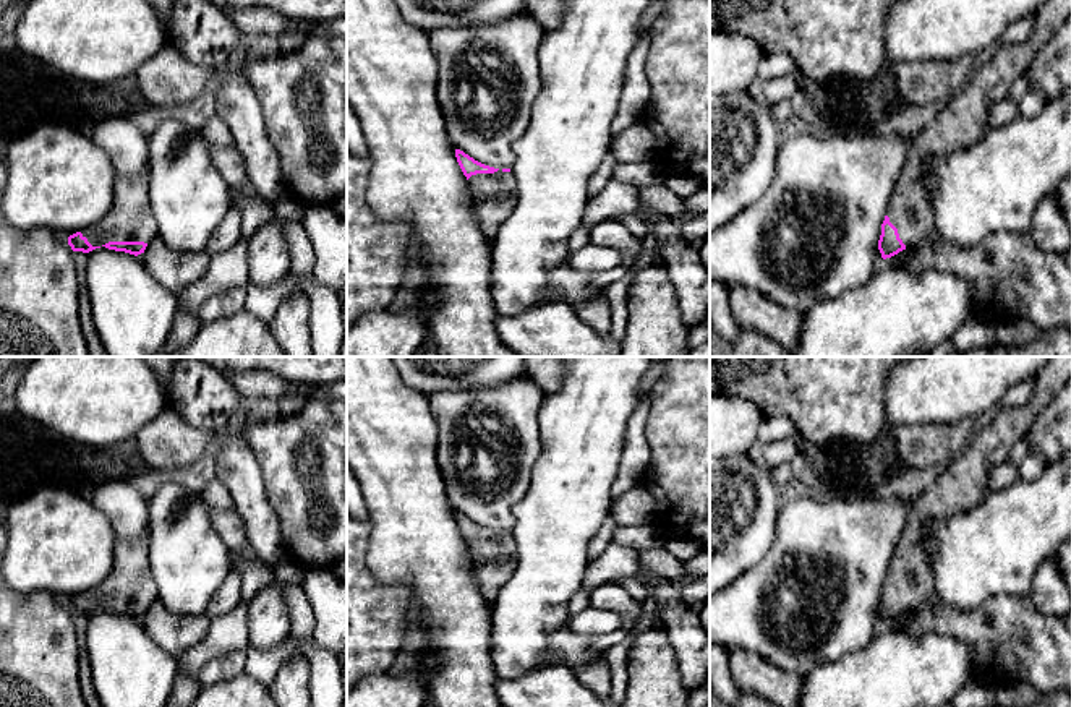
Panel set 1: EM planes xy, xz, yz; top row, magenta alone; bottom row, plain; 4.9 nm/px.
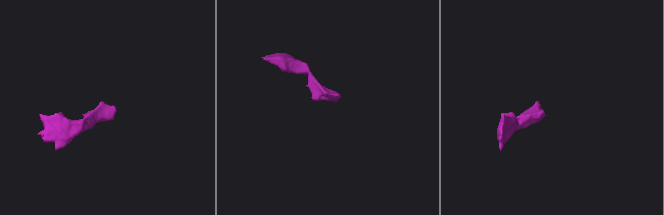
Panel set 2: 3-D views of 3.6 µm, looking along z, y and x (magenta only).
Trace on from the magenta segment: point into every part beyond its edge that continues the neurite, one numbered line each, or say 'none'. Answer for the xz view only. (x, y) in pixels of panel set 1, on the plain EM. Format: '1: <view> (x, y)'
1: xz (494, 558)

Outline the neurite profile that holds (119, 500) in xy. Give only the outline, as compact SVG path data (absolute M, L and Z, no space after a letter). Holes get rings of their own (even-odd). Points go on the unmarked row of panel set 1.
M131 480L104 482L92 490L89 499L109 519L117 543L130 543L149 532L147 499Z

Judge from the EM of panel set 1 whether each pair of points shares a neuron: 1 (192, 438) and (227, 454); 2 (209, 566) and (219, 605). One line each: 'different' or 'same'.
1: different
2: different

